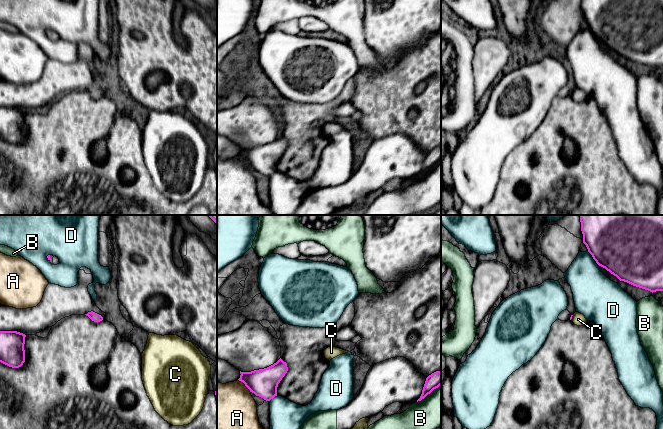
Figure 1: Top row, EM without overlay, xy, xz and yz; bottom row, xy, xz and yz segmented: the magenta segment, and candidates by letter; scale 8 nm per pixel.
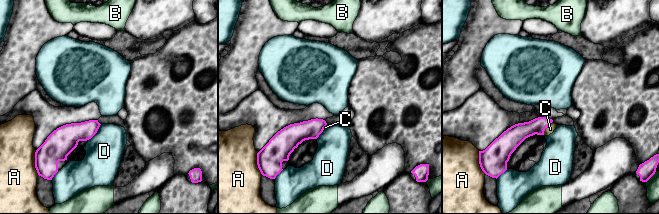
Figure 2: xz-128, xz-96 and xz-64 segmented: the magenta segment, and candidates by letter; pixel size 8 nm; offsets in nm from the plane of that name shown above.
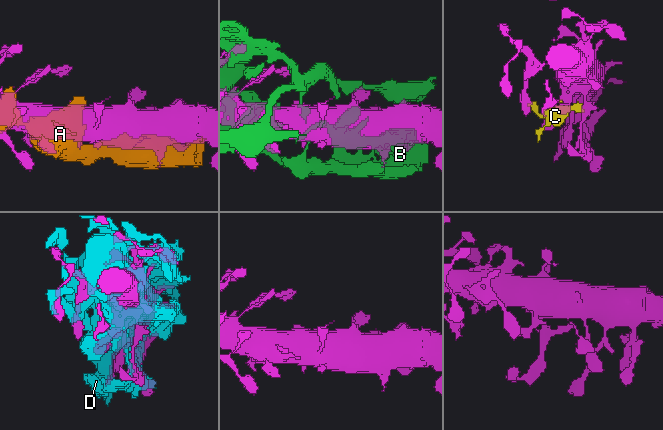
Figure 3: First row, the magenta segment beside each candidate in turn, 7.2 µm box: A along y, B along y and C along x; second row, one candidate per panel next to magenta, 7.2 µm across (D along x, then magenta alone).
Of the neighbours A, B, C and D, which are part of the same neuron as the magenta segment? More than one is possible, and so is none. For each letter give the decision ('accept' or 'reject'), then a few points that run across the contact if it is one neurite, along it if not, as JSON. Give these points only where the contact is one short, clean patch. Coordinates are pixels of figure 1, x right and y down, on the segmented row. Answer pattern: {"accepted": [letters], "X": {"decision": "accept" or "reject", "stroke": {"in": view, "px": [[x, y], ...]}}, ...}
{"accepted": [], "A": {"decision": "reject"}, "B": {"decision": "reject"}, "C": {"decision": "reject"}, "D": {"decision": "reject"}}

